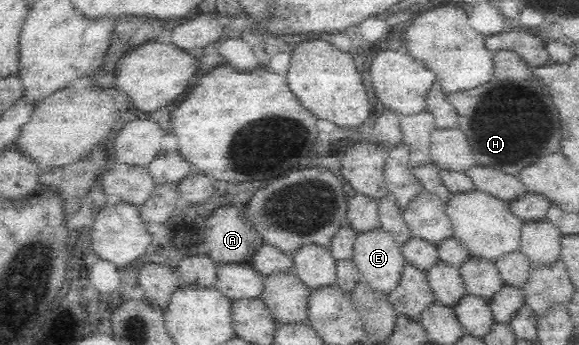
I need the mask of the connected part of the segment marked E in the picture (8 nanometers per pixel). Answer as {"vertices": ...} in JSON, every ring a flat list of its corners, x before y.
{"vertices":[[379,228,355,234,352,259,361,279,386,293,397,286,405,261,391,234]]}

